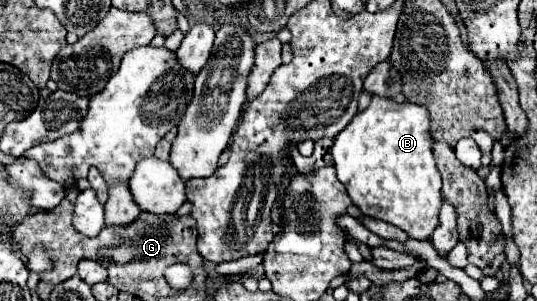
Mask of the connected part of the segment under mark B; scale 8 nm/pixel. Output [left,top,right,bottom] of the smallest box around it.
[332,96,442,240]

